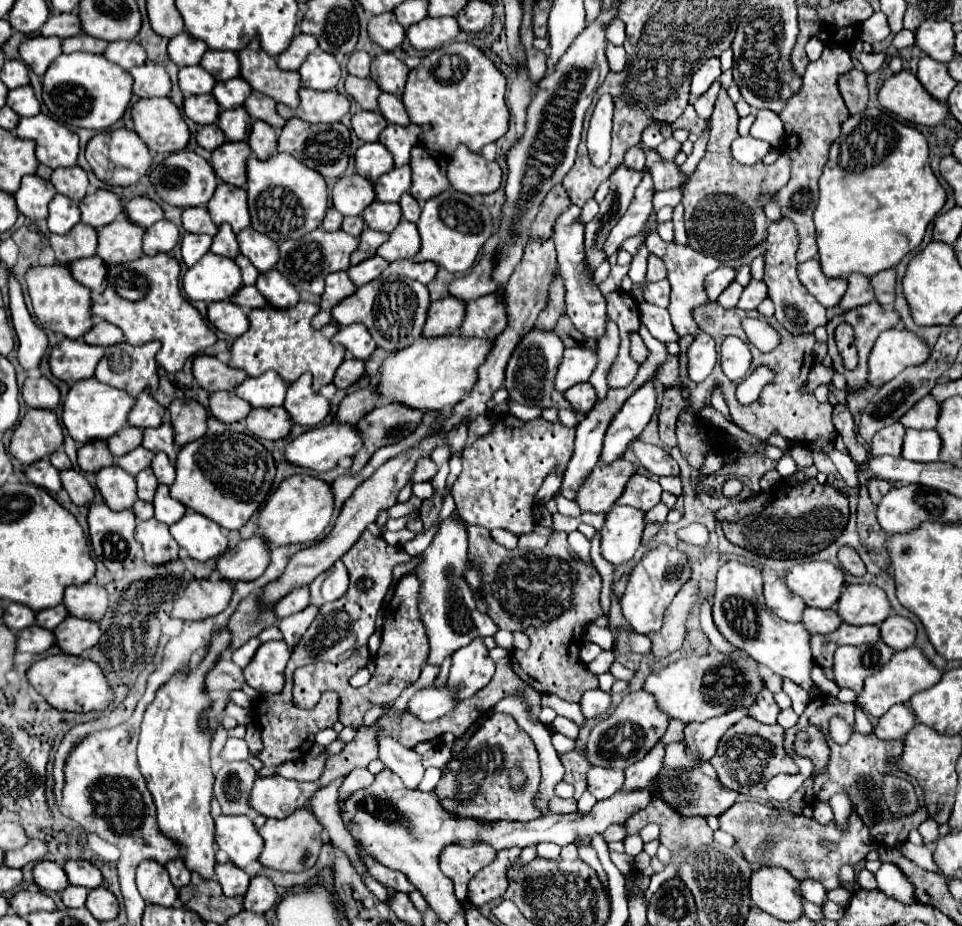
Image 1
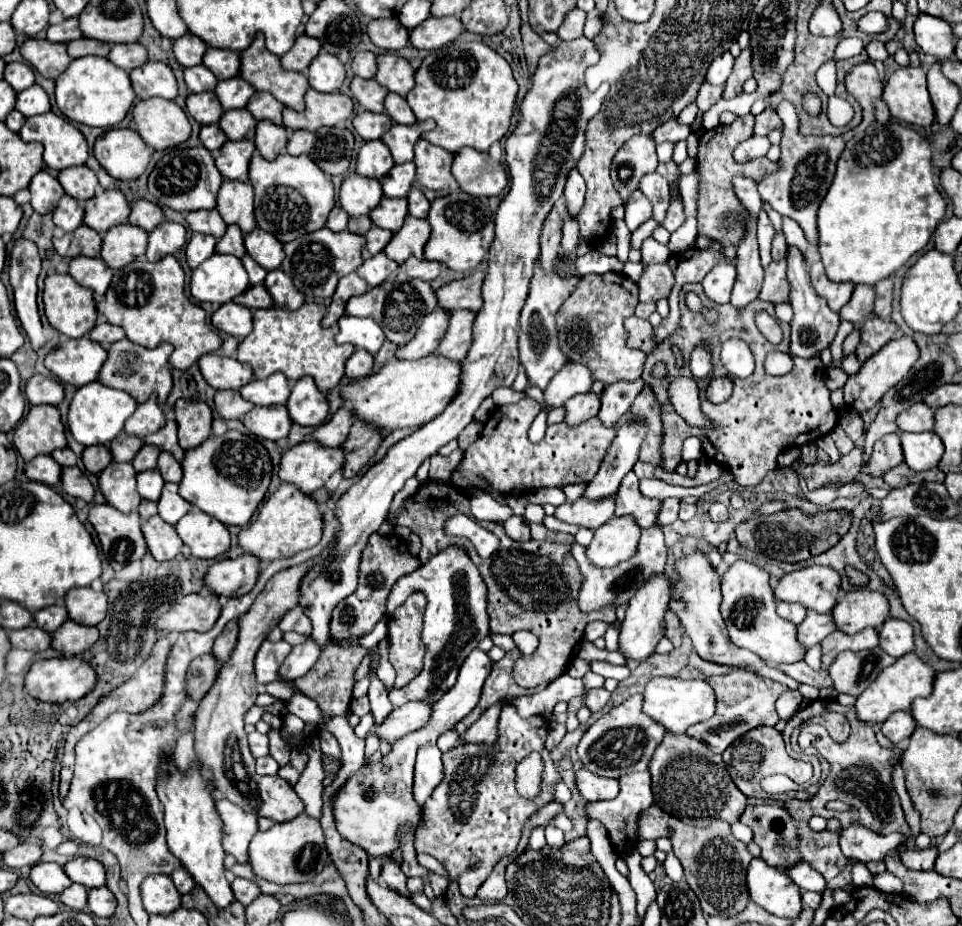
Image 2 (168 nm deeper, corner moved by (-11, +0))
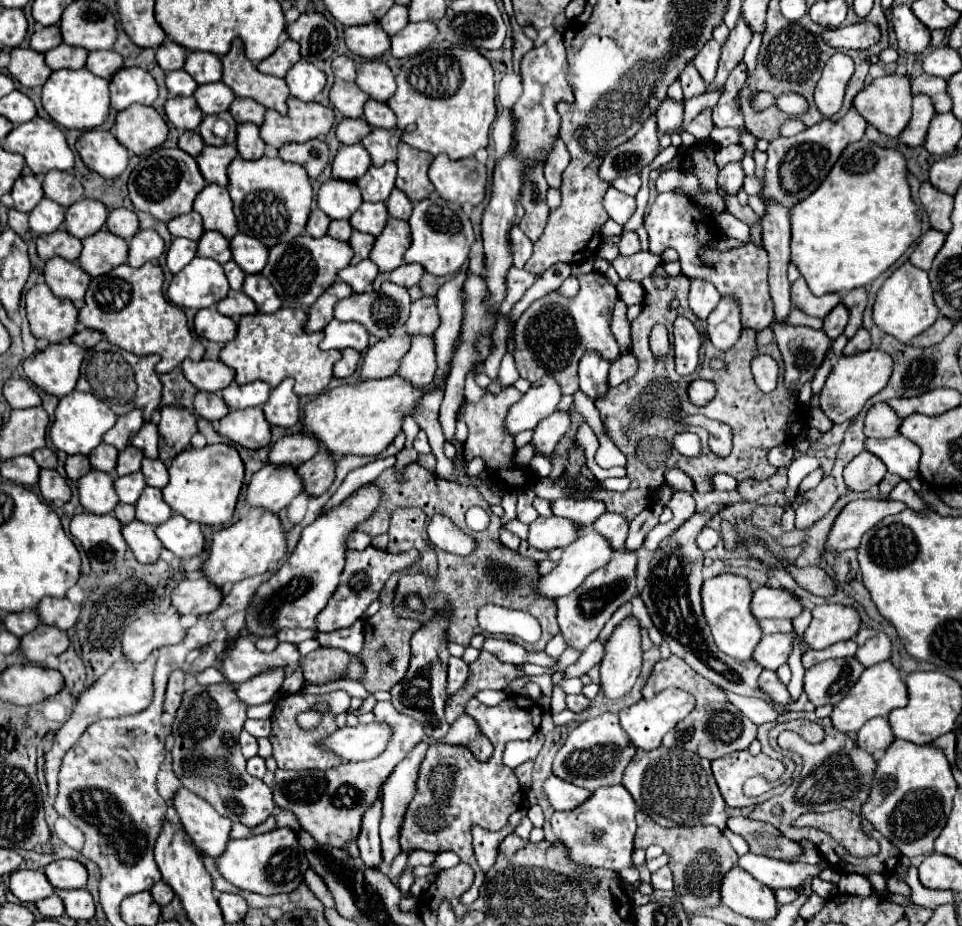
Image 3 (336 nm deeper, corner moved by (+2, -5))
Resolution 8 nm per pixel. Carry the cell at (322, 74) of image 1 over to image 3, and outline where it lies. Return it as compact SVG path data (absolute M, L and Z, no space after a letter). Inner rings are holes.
M300 60L288 70L286 84L292 96L300 100L314 100L314 96L326 86L326 74L314 64Z

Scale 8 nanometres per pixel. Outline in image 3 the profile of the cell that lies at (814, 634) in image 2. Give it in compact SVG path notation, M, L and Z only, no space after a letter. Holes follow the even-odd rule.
M794 632L764 636L754 654L754 660L768 670L778 670L782 664L788 662L788 656L794 648L794 636Z

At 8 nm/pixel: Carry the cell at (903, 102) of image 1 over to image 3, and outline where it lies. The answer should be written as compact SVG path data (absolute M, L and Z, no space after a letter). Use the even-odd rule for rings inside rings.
M890 74L890 76L876 78L870 86L864 86L856 94L854 106L868 120L868 124L878 128L888 138L898 138L898 134L904 132L904 128L908 126L910 116L912 116L912 90L910 90L908 76L904 76L904 74Z

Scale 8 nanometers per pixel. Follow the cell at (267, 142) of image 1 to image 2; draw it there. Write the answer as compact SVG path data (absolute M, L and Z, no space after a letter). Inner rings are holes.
M259 121L257 123L255 147L265 159L273 161L279 153L285 151L285 145L287 145L287 135L285 135L283 127L273 125L271 121Z

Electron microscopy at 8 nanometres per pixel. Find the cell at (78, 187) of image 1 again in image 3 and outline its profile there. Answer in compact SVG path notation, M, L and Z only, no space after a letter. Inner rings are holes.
M52 170L46 174L44 192L46 192L46 198L50 198L66 208L72 206L74 202L78 202L80 198L84 198L84 188L82 188L80 180L74 174L62 172L62 170Z

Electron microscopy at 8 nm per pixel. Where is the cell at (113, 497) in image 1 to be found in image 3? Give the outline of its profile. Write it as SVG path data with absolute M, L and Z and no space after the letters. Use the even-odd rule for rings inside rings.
M90 470L78 480L78 494L84 510L92 514L112 514L118 506L114 476L108 472Z

